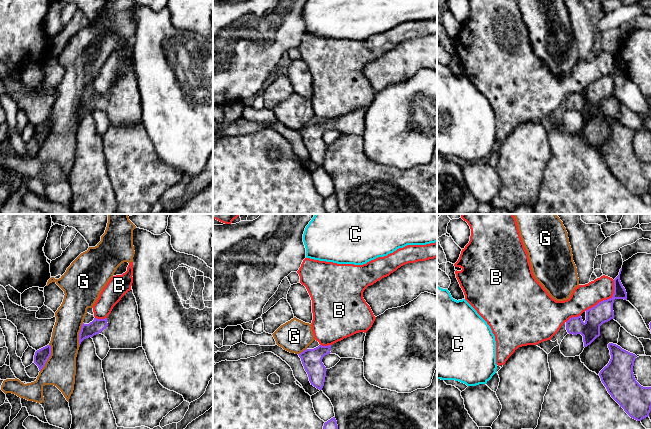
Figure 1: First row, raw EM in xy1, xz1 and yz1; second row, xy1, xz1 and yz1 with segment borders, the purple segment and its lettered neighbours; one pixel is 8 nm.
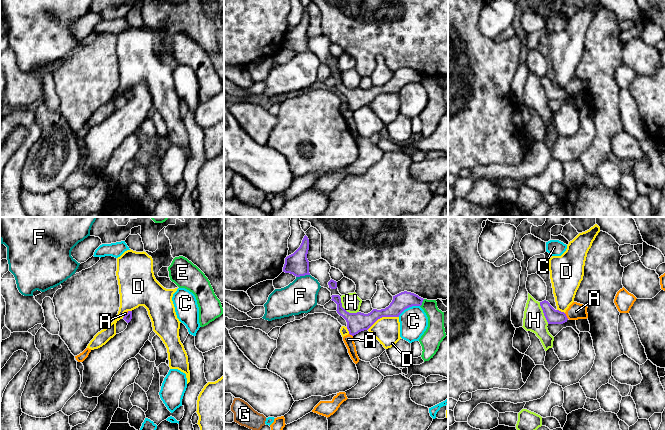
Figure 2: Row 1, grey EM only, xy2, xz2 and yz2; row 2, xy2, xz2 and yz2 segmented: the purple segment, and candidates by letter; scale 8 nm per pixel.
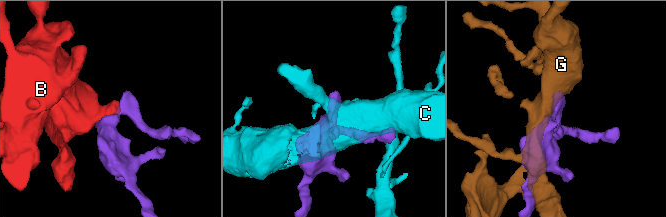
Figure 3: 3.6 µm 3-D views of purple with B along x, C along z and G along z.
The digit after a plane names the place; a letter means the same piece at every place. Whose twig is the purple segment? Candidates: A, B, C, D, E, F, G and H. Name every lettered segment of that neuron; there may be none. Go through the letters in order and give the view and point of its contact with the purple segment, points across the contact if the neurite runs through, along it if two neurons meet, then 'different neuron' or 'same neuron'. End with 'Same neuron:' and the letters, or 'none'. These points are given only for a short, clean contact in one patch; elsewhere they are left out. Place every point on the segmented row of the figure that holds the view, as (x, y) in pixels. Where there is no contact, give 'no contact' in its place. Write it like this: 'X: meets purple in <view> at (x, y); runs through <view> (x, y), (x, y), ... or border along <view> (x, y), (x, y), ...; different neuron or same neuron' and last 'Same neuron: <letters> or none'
A: meets purple in yz2 at (566, 316); border along yz2 (564, 313), (568, 318); different neuron
B: meets purple in yz1 at (607, 299); different neuron
C: meets purple in xz2 at (408, 307); border along xz2 (419, 305), (407, 307), (398, 316); different neuron
D: meets purple in xz2 at (382, 316); border along xz2 (398, 316), (382, 316), (367, 329); different neuron
E: meets purple in xz2 at (421, 303); border along xz2 (424, 299), (420, 306); different neuron
F: meets purple in xz2 at (302, 275); border along xz2 (309, 274), (296, 277); different neuron
G: meets purple in xy1 at (48, 357); different neuron
H: meets purple in xz2 at (345, 310); border along xz2 (340, 298), (341, 305), (347, 311), (358, 312); different neuron
Same neuron: none

